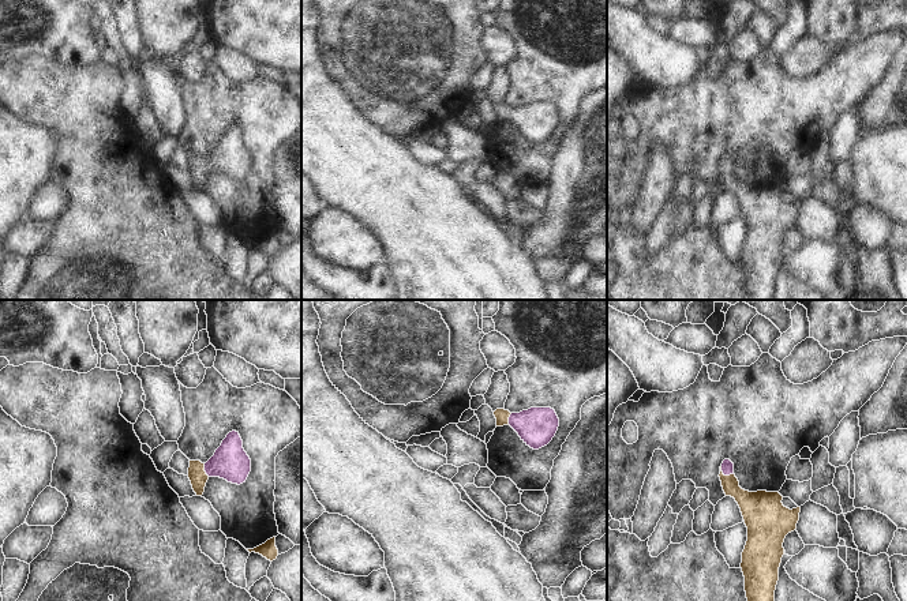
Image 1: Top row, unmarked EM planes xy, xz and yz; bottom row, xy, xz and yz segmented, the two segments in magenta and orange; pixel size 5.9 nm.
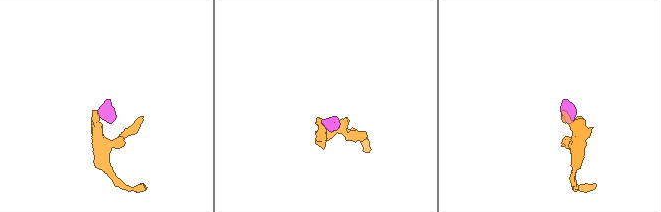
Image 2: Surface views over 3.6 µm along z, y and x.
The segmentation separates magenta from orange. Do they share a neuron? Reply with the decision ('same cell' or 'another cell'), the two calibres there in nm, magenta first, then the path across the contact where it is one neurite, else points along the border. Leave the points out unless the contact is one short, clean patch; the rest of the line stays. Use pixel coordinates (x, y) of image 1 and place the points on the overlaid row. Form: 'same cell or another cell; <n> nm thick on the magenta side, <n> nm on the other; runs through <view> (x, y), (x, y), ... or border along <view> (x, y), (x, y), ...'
same cell; 80 nm thick on the magenta side, 160 nm on the other; runs through yz (727, 466), (724, 474), (730, 484), (753, 506)

